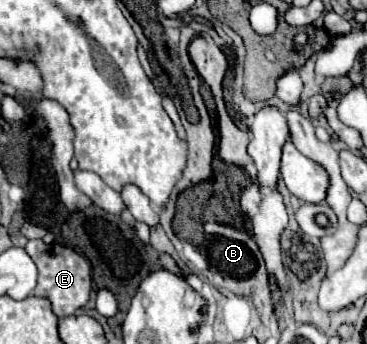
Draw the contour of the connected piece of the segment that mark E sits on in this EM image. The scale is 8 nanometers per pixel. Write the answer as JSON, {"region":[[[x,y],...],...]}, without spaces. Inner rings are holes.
{"region":[[[41,239],[27,241],[25,251],[29,253],[29,257],[35,261],[35,265],[39,269],[39,279],[37,279],[37,287],[35,287],[33,295],[49,299],[53,305],[53,313],[57,317],[75,315],[75,311],[79,311],[81,307],[87,305],[93,281],[91,281],[91,265],[87,263],[85,257],[75,253],[71,247],[63,247],[63,245],[51,249]]]}

